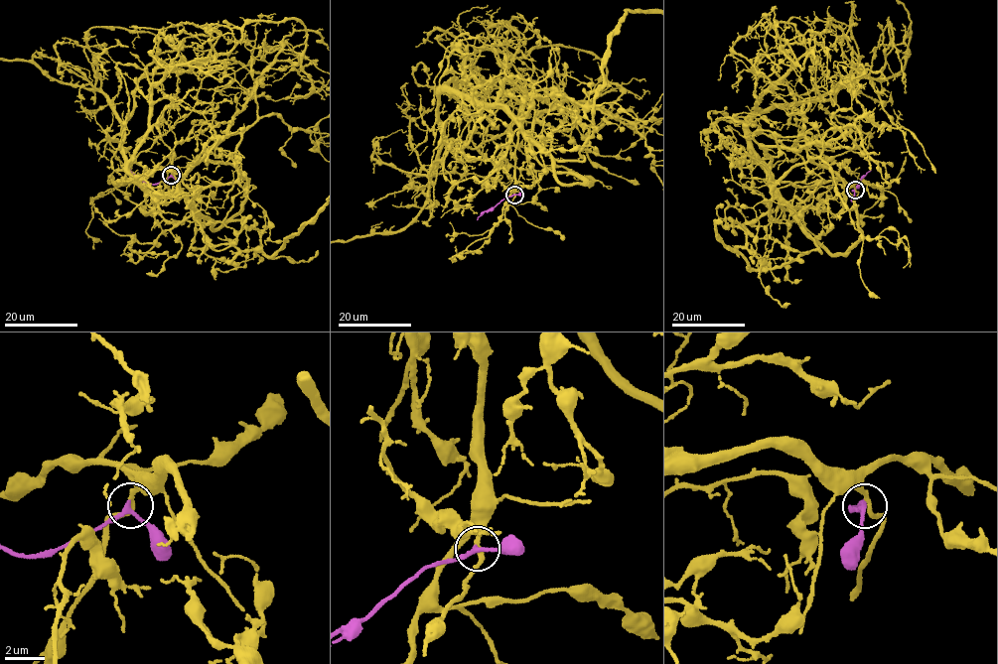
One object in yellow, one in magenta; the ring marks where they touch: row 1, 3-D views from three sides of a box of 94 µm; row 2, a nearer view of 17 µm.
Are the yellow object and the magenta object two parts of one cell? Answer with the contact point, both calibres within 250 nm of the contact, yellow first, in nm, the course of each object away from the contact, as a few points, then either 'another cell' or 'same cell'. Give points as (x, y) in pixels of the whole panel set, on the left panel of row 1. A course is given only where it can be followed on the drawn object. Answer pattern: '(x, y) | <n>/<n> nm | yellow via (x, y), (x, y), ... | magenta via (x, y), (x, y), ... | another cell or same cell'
(171, 175) | 200/190 nm | yellow via (171, 175), (179, 169), (182, 177), (179, 188), (213, 245), (259, 250), (267, 258) | same cell

